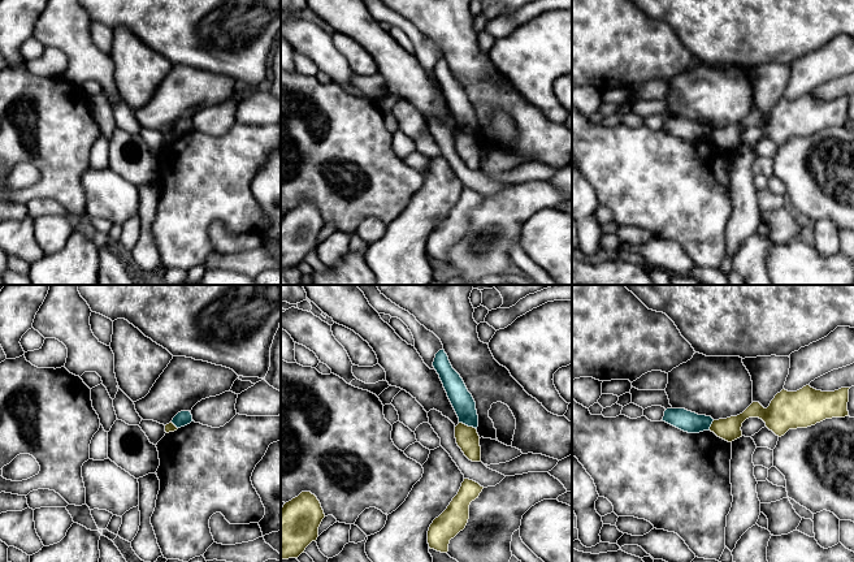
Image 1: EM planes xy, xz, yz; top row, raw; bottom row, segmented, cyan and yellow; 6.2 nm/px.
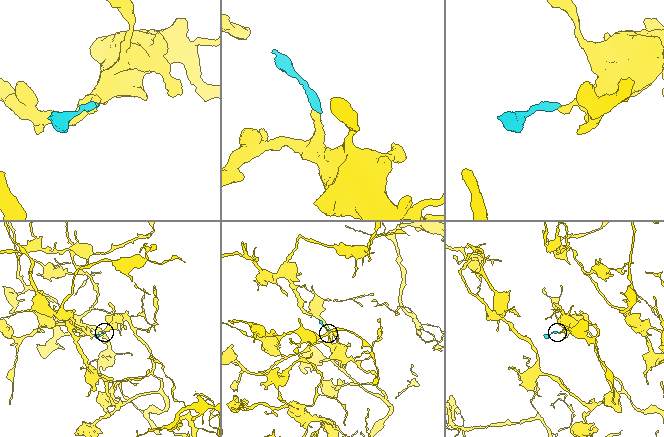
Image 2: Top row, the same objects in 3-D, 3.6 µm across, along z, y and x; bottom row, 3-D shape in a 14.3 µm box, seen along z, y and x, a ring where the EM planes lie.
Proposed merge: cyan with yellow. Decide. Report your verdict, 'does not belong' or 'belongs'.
does not belong

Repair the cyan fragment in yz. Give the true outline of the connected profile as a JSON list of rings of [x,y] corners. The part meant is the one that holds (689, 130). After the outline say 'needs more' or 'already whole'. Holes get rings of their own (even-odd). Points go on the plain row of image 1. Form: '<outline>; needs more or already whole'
[[[667,117],[662,129],[688,142],[710,139],[714,130],[711,125],[698,124],[685,117]]]; already whole

